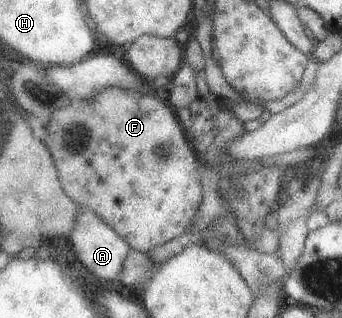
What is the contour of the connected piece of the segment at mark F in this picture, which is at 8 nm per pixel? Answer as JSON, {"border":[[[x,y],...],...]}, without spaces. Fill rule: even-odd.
{"border":[[[110,87],[99,90],[99,93],[88,100],[75,100],[72,104],[67,104],[67,107],[56,111],[51,116],[51,122],[45,126],[43,142],[47,144],[49,152],[53,154],[63,192],[73,202],[76,202],[77,206],[83,209],[88,208],[95,216],[99,216],[107,226],[111,226],[117,232],[117,236],[121,236],[132,249],[139,250],[139,252],[149,253],[149,250],[157,248],[159,244],[165,244],[165,242],[188,232],[192,225],[195,227],[196,215],[204,198],[203,186],[201,185],[199,170],[197,170],[197,160],[195,160],[196,152],[188,141],[184,126],[181,122],[177,122],[173,113],[174,110],[167,107],[162,99],[156,98],[152,89],[136,92]]]}

